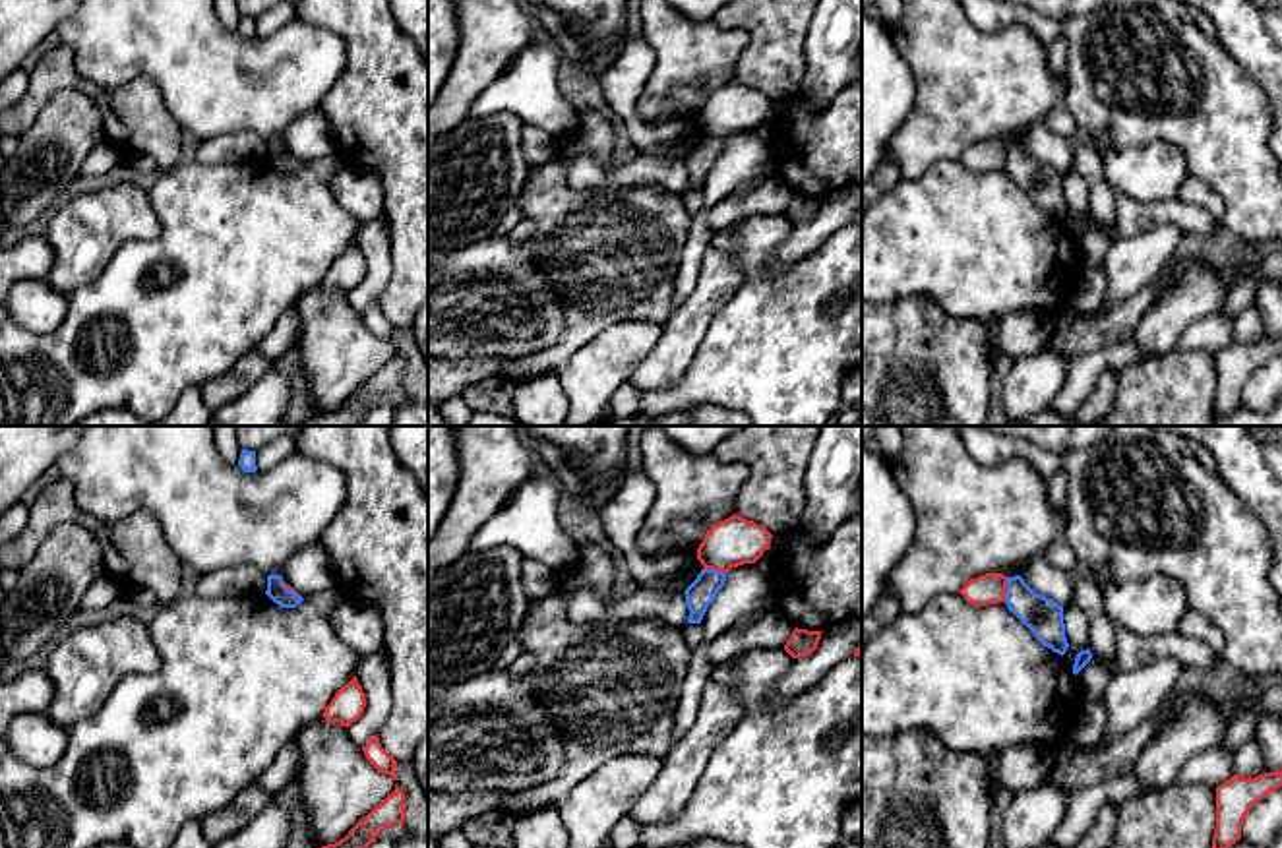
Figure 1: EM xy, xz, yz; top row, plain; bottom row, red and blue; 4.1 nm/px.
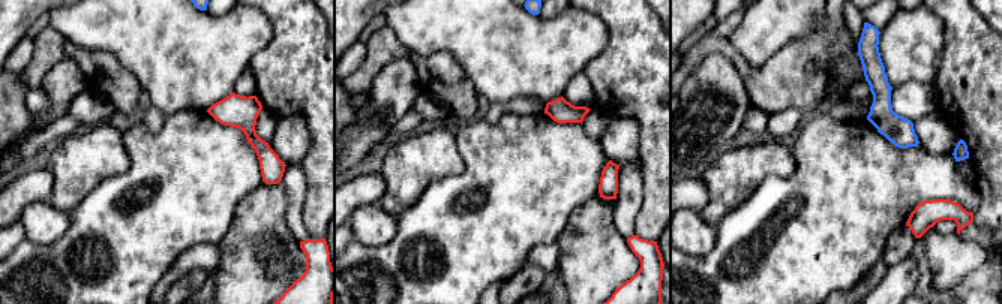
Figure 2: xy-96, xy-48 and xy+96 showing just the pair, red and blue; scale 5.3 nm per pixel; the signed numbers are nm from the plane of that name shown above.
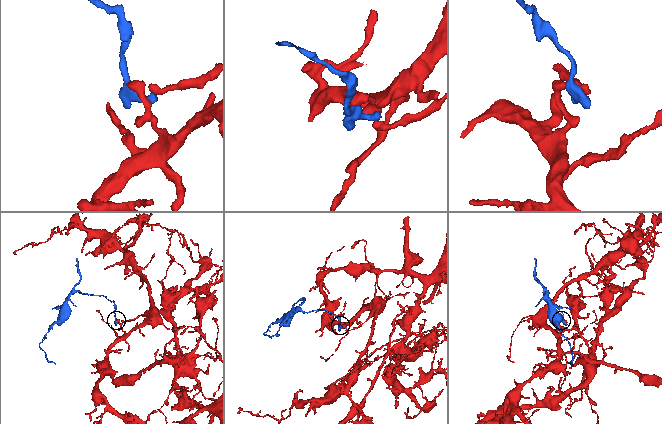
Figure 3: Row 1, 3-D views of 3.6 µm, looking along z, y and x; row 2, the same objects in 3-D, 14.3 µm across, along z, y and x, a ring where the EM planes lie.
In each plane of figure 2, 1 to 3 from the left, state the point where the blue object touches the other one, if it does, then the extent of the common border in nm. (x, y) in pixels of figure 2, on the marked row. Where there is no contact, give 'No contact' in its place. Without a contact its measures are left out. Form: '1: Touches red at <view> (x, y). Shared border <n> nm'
1: No contact
2: No contact
3: No contact

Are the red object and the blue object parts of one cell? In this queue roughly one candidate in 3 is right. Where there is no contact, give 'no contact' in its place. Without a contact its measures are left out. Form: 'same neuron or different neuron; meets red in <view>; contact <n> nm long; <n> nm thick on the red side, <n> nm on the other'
different neuron; meets red in yz; contact 110 nm long; 130 nm thick on the red side, 160 nm on the other

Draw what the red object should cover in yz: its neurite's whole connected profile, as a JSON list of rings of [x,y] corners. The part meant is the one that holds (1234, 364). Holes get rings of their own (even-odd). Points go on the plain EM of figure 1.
[[[1282,337],[1265,339],[1255,345],[1234,341],[1216,354],[1216,397],[1212,422],[1228,416],[1241,405],[1241,391],[1249,376],[1282,352]]]

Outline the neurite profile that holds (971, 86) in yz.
[[[902,0],[902,15],[891,27],[891,37],[914,76],[916,91],[910,114],[891,139],[902,180],[924,176],[941,159],[959,159],[980,141],[1005,141],[1019,128],[1044,120],[1063,99],[1065,79],[1050,72],[1048,48],[1024,25],[984,33],[968,19],[961,0]]]

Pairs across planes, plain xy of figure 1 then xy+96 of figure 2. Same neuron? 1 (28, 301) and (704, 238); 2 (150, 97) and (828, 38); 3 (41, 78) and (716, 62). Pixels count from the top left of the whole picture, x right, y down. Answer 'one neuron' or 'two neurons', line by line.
1: one neuron
2: one neuron
3: two neurons

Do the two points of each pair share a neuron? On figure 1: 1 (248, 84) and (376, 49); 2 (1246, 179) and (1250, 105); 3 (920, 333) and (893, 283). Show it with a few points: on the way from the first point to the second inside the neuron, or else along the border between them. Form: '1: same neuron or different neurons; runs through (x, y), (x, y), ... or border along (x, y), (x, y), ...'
1: different neurons; border along (316, 24), (345, 45), (345, 70), (324, 95)
2: same neuron; runs through (1246, 161), (1246, 122)
3: different neurons; border along (882, 302), (930, 297), (946, 314)

